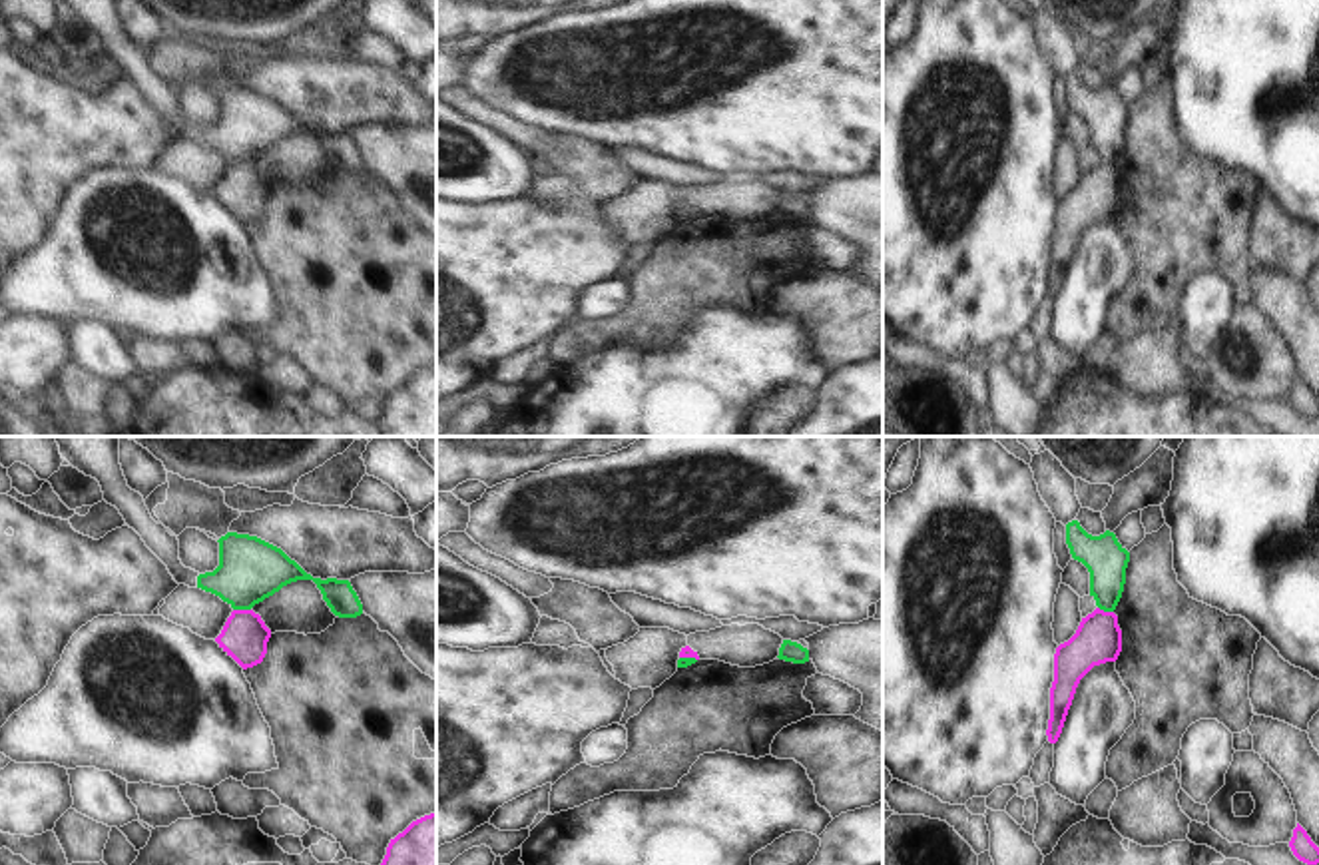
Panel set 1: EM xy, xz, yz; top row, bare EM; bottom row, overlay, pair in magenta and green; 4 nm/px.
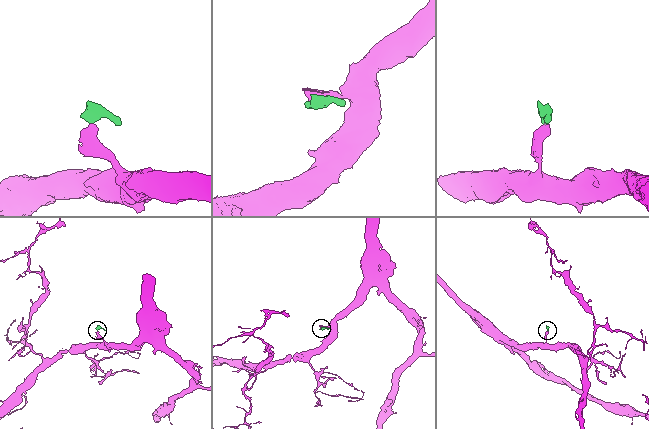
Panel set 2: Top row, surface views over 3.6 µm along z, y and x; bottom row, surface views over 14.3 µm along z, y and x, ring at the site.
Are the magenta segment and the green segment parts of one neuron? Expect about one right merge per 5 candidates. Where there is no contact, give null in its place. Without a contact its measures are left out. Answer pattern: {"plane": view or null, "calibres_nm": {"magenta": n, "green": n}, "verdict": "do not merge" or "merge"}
{"plane": "xy", "calibres_nm": {"magenta": 190, "green": 260}, "verdict": "do not merge"}

